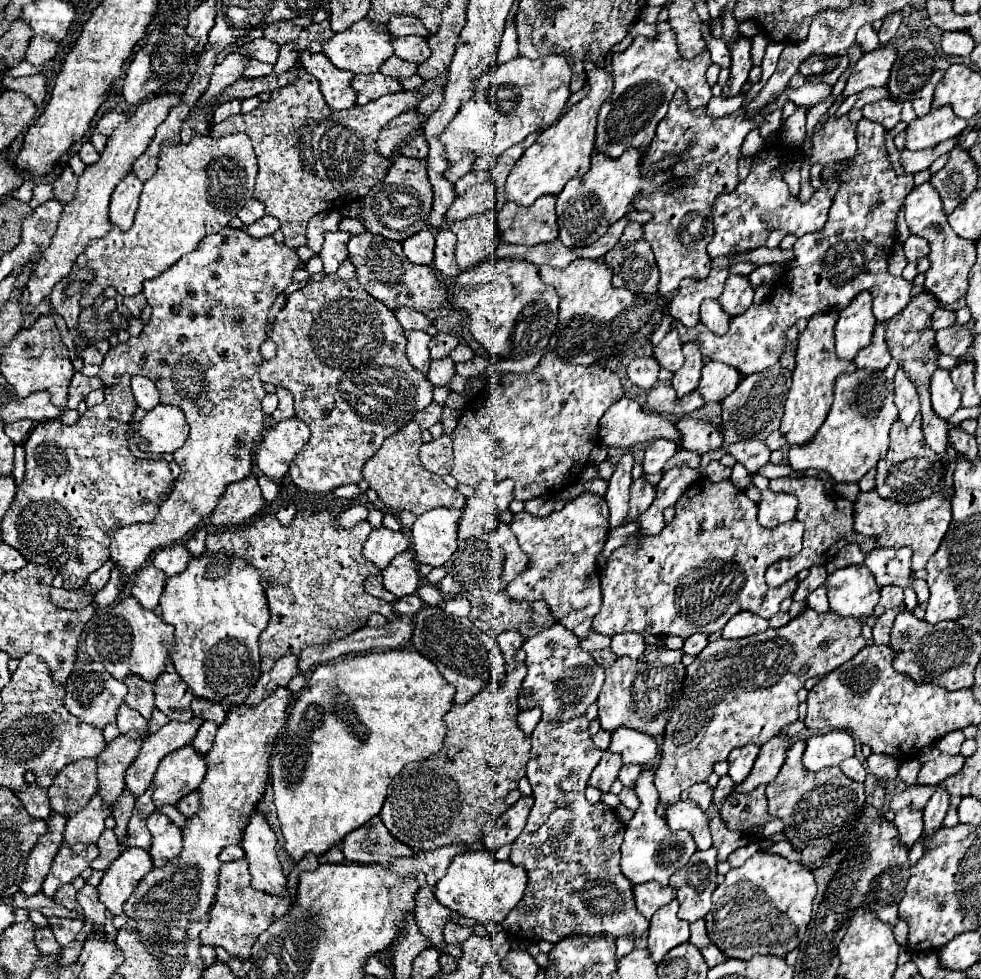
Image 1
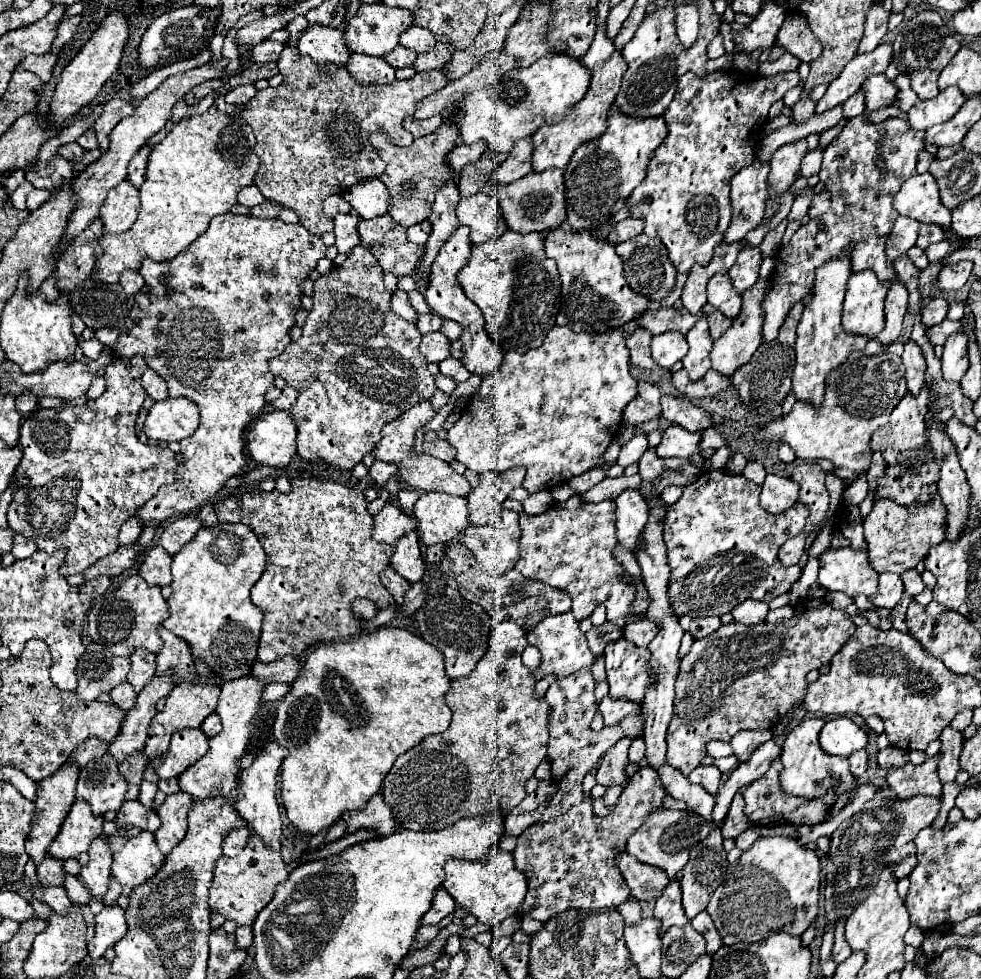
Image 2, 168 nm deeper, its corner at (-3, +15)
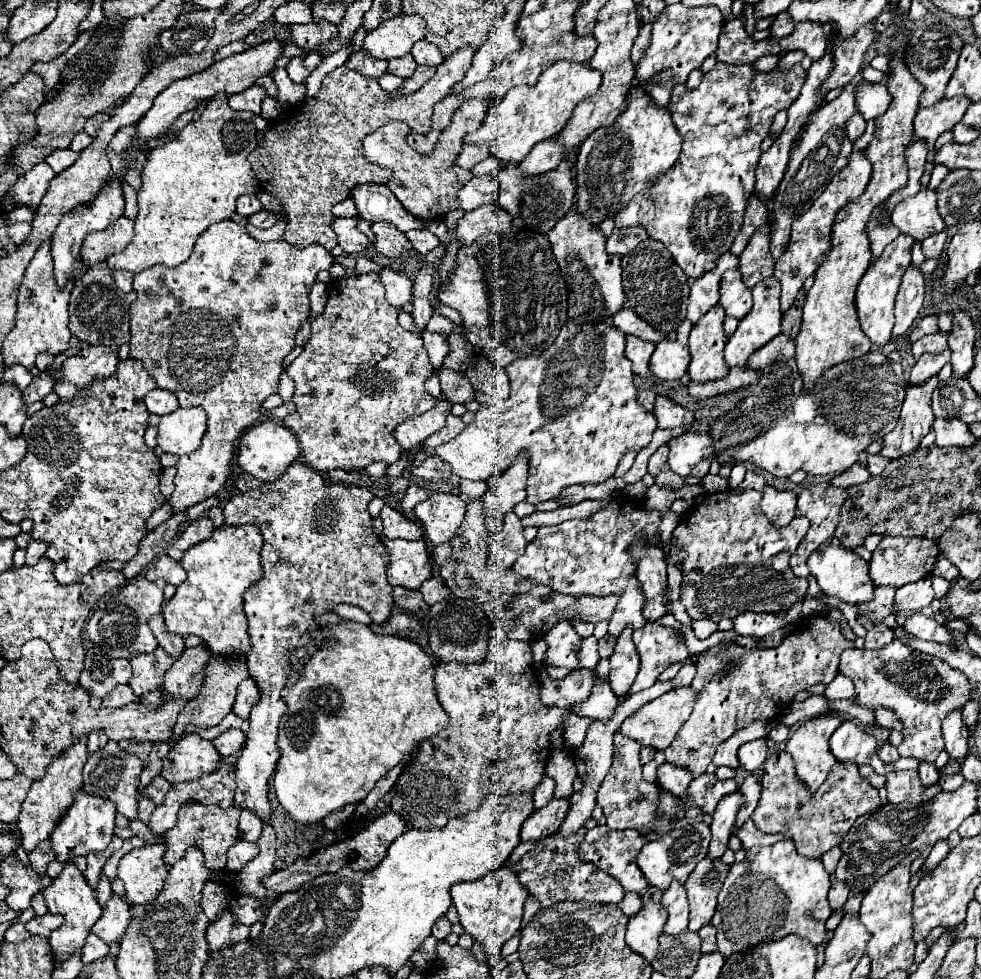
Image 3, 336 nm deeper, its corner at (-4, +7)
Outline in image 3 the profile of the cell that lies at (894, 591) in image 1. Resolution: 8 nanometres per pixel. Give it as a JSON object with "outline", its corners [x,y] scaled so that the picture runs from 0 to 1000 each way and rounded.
{"outline":[[[893,600],[891,612],[875,618],[875,628],[885,630],[887,634],[899,634],[911,622],[911,600]]]}

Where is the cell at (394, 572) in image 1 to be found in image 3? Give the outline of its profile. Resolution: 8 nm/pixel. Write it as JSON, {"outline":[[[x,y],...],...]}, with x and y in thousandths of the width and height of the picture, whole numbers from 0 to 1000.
{"outline":[[[391,551],[396,573],[396,596],[412,602],[428,602],[428,598],[440,589],[438,567],[434,555],[412,553],[412,551]]]}

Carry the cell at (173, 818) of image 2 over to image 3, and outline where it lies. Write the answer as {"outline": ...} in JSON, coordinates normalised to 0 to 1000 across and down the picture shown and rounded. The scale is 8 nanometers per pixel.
{"outline":[[[200,818],[188,820],[183,824],[179,843],[169,849],[167,882],[177,884],[181,877],[188,875],[190,867],[202,865],[208,871],[210,886],[216,888],[216,890],[226,890],[228,884],[230,884],[230,869],[245,857],[245,853],[243,853],[243,835],[245,835],[245,824],[243,822],[226,826],[222,822],[206,822],[206,820],[200,820]]]}

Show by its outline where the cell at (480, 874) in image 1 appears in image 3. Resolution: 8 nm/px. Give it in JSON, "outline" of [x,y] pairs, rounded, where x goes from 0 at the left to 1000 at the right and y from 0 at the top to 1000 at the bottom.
{"outline":[[[510,886],[495,896],[481,900],[481,902],[465,902],[461,906],[461,922],[467,928],[469,945],[481,959],[491,965],[491,971],[502,978],[510,975],[514,963],[522,959],[530,951],[532,935],[534,935],[534,920],[538,916],[538,908],[528,900],[526,892],[518,886]]]}

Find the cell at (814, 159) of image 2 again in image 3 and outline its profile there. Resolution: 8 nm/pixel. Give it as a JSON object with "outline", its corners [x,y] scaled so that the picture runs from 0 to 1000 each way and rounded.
{"outline":[[[866,85],[860,89],[860,93],[854,101],[836,107],[836,111],[826,117],[826,122],[815,138],[813,150],[805,158],[803,173],[799,177],[799,183],[797,183],[797,187],[791,195],[791,203],[789,203],[789,213],[787,213],[789,226],[787,226],[787,246],[785,246],[785,256],[787,256],[789,265],[793,265],[803,250],[807,226],[811,222],[820,220],[822,213],[828,211],[828,207],[838,199],[838,195],[844,191],[848,181],[864,166],[864,160],[869,156],[869,144],[862,140],[858,130],[860,130],[862,122],[871,117],[871,113],[873,113],[871,87]]]}

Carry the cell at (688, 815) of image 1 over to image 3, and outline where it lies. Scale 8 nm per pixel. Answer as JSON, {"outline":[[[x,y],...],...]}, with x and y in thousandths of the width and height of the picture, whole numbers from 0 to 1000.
{"outline":[[[677,777],[675,781],[671,781],[671,800],[675,802],[677,808],[689,812],[689,814],[699,814],[699,806],[701,800],[707,794],[701,790],[701,785],[693,783],[693,781],[685,781],[681,777]]]}

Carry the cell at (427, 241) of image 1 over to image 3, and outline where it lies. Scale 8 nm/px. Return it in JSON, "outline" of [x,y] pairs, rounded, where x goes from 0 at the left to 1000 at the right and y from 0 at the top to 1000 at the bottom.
{"outline":[[[422,234],[422,236],[416,236],[414,242],[418,244],[418,248],[422,250],[422,254],[428,258],[428,260],[434,260],[436,256],[444,254],[449,250],[449,244],[438,238],[436,234]]]}

